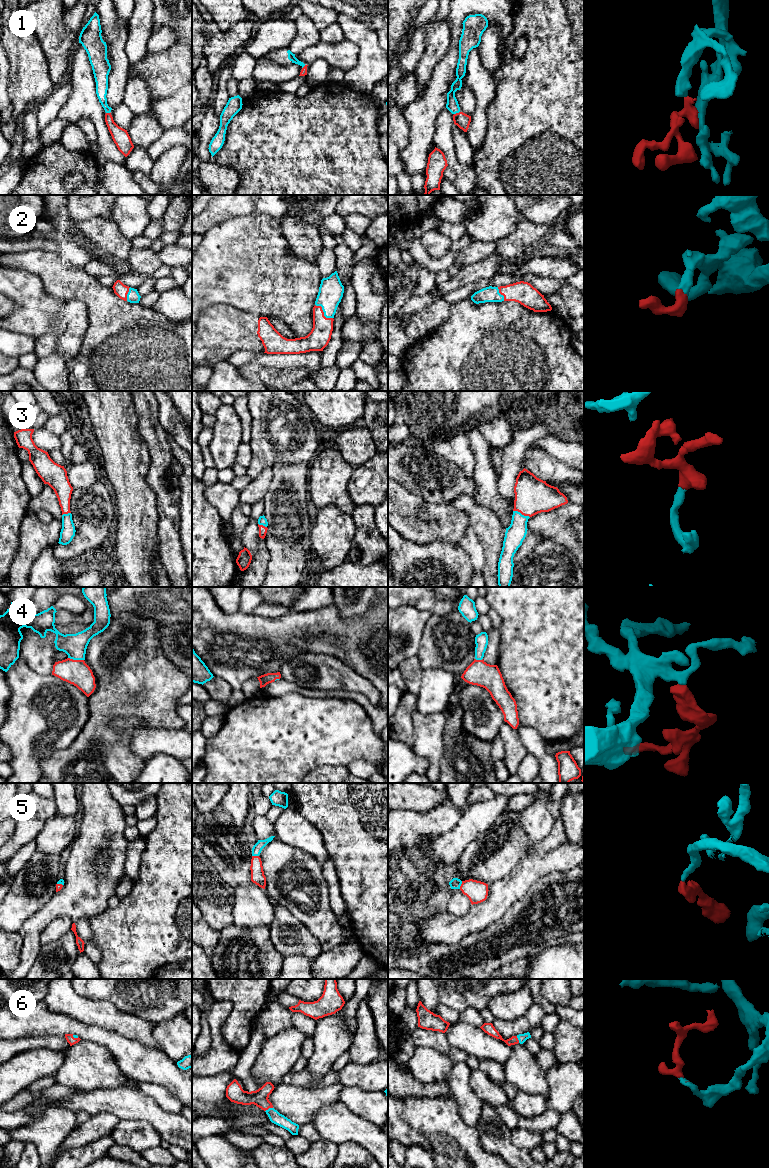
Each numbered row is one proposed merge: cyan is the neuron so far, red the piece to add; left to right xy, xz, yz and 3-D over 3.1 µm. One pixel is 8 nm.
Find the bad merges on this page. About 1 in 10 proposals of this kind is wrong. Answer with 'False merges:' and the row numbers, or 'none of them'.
False merges: none of them

